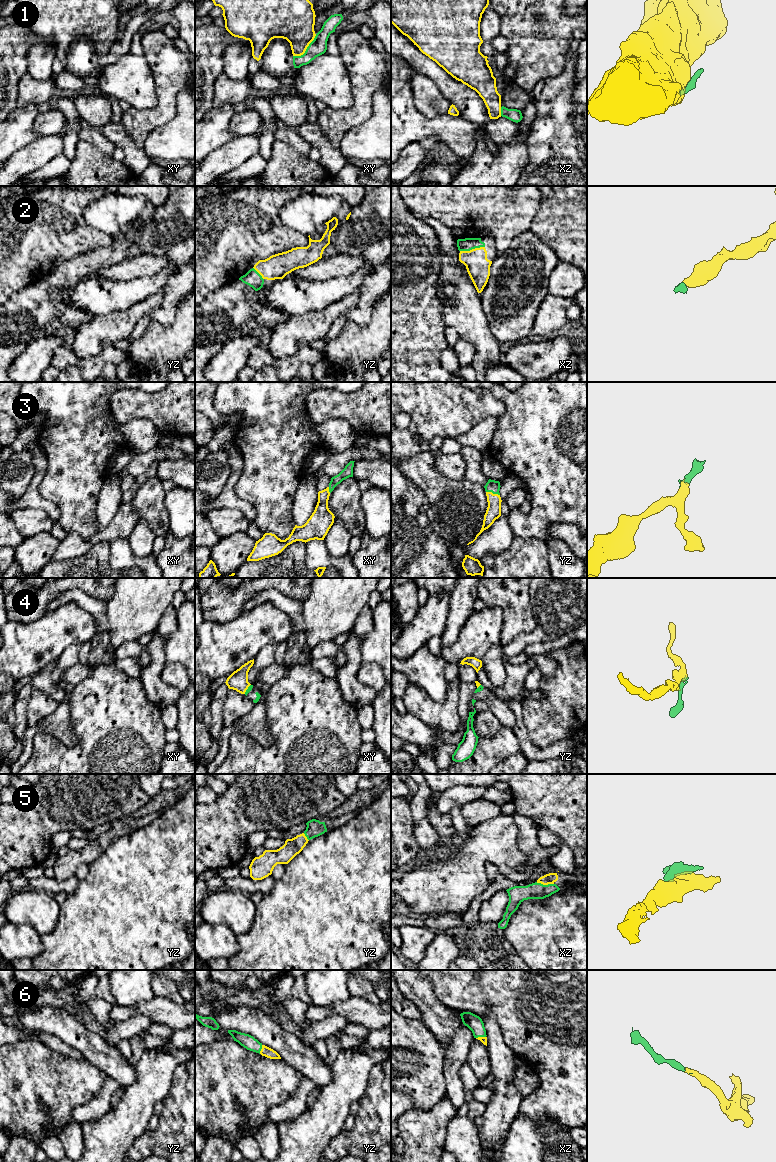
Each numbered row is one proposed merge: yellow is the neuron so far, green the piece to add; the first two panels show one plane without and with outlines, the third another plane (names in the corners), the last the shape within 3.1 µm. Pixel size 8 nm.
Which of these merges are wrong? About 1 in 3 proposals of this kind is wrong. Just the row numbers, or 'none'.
1

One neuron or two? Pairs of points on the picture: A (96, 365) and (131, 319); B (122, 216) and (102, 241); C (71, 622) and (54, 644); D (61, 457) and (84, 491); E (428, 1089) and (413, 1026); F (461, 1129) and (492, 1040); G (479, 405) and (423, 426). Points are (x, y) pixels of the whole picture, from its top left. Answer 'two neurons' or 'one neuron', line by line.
A: two neurons
B: two neurons
C: one neuron
D: one neuron
E: one neuron
F: two neurons
G: one neuron

